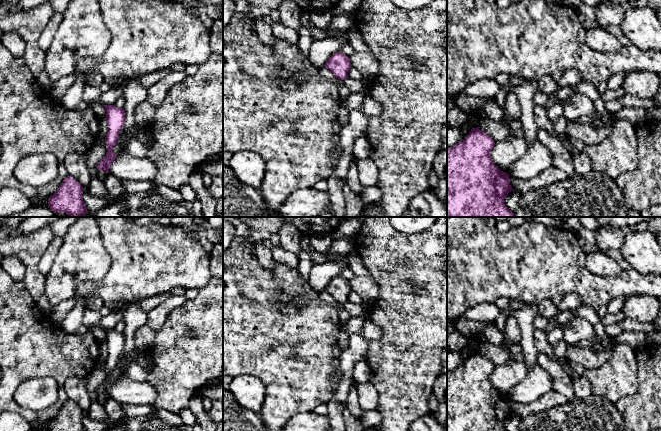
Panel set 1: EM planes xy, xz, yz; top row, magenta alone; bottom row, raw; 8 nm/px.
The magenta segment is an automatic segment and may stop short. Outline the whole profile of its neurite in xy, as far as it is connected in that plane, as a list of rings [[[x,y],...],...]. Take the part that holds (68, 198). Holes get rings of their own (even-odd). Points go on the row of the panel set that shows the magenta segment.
[[[67,176],[58,190],[48,198],[48,207],[54,212],[65,212],[67,215],[80,216],[87,213],[84,204],[83,187],[71,176]]]

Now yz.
[[[477,127],[472,128],[463,141],[447,147],[447,217],[514,217],[504,204],[504,198],[513,190],[509,174],[501,171],[490,156],[494,145],[494,140]]]

